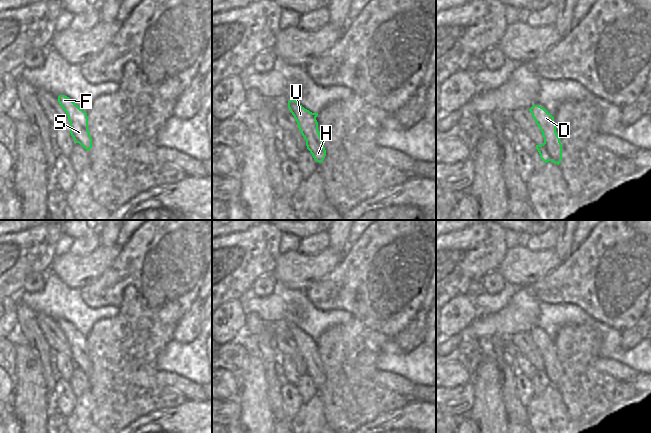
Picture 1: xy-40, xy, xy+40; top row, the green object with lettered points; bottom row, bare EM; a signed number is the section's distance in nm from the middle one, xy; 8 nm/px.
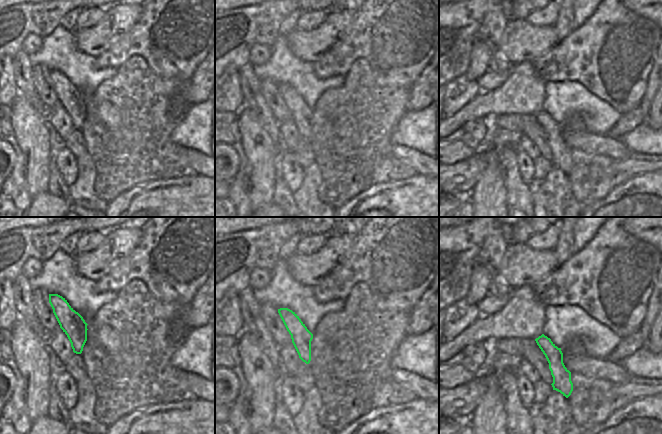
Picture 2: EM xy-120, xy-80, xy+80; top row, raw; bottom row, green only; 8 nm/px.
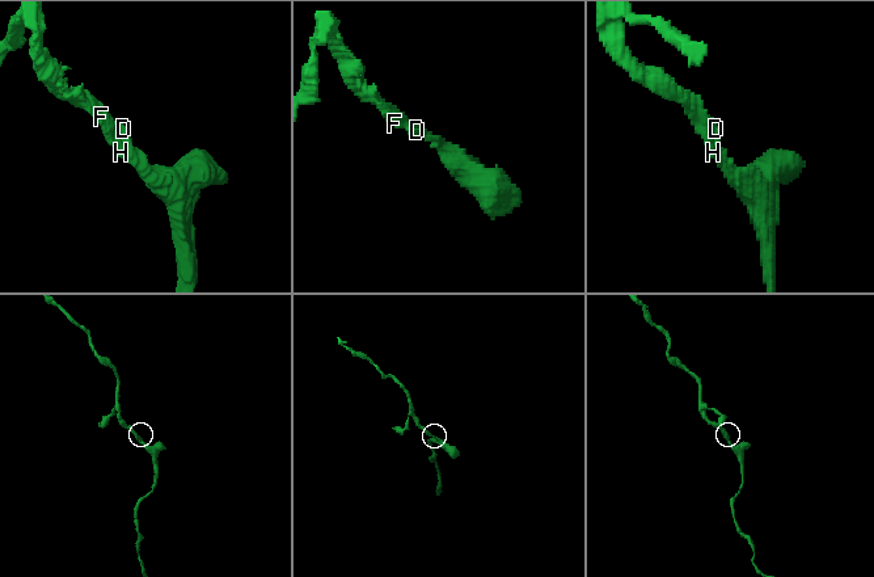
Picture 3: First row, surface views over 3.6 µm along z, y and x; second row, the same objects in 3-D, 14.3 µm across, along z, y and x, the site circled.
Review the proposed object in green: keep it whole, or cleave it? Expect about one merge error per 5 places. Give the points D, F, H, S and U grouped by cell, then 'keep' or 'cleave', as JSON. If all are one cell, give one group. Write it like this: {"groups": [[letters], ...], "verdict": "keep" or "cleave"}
{"groups": [["D", "F", "H", "S", "U"]], "verdict": "keep"}

